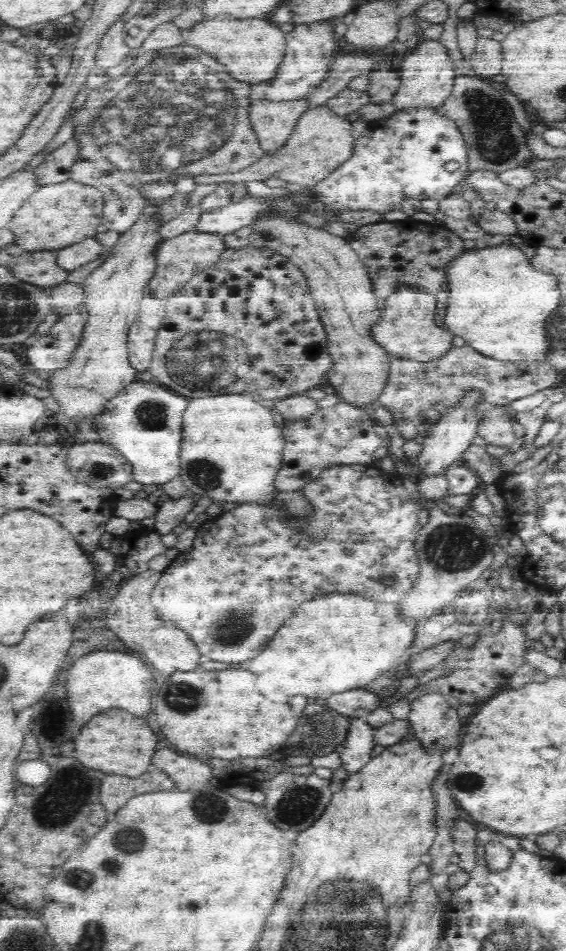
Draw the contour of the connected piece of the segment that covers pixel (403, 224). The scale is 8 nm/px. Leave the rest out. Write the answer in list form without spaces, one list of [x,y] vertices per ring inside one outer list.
[[[412,219],[398,220],[398,222],[382,221],[376,224],[368,224],[363,226],[362,229],[354,229],[351,245],[358,251],[359,261],[362,261],[367,269],[370,282],[380,300],[392,294],[392,291],[398,285],[410,285],[435,296],[442,290],[441,286],[445,281],[443,269],[446,262],[464,249],[463,240],[448,231],[444,224],[427,224]]]

